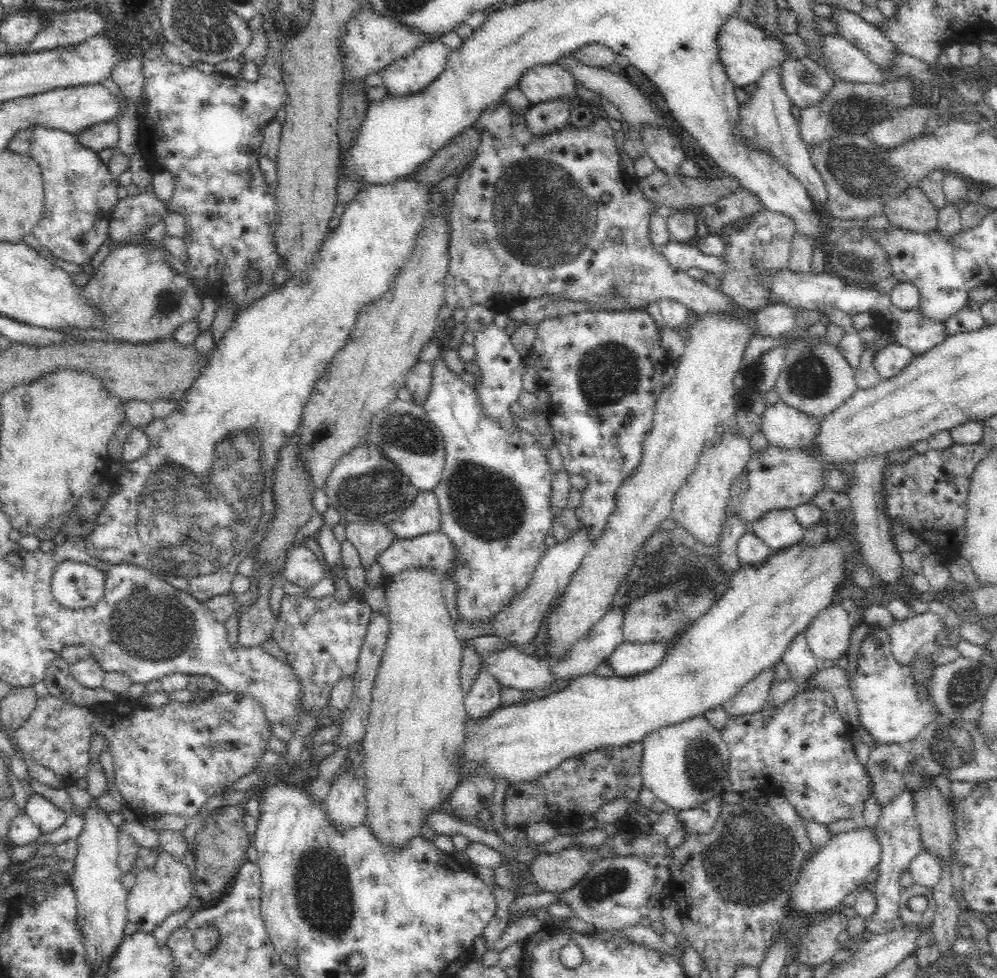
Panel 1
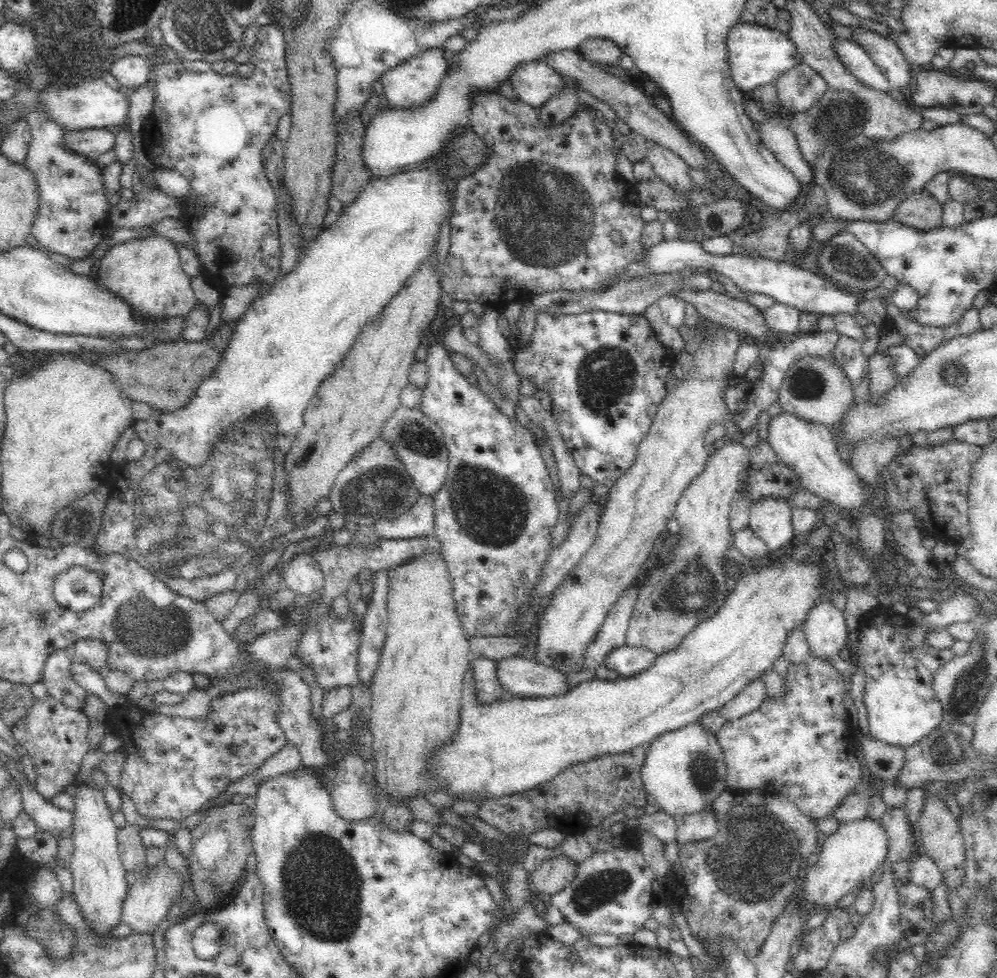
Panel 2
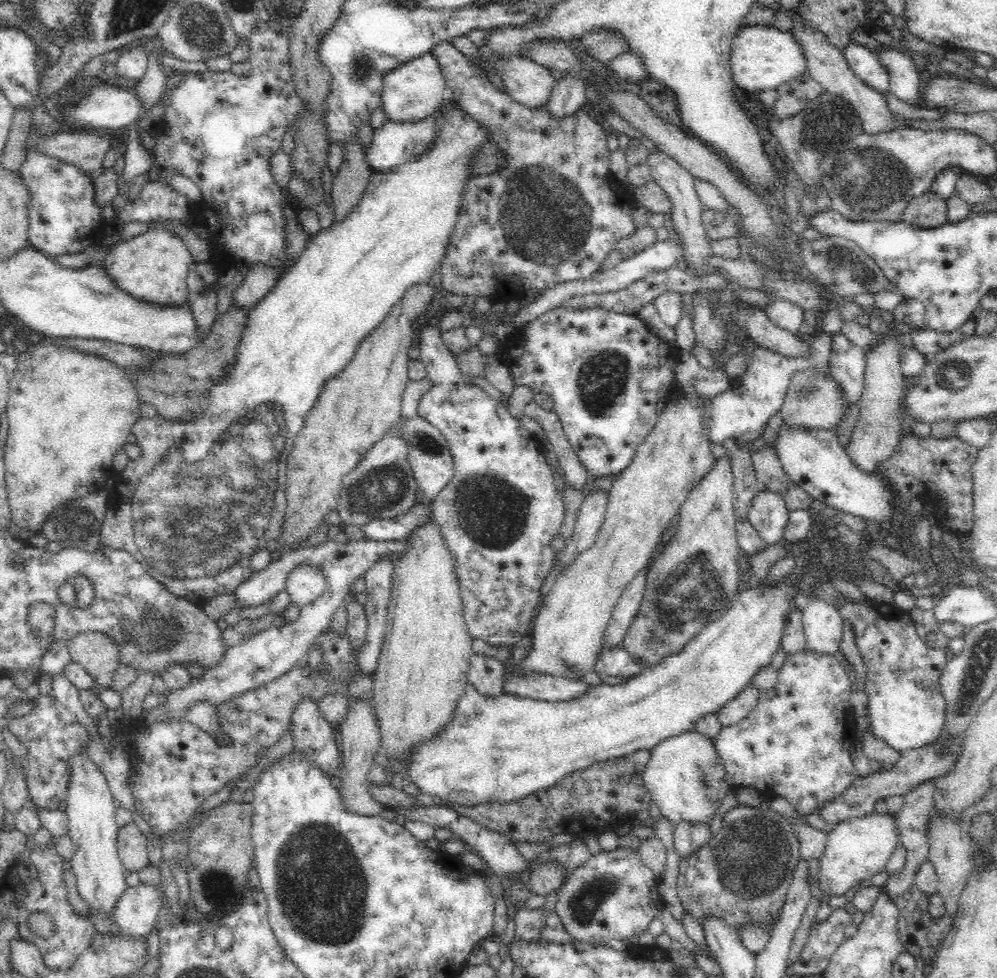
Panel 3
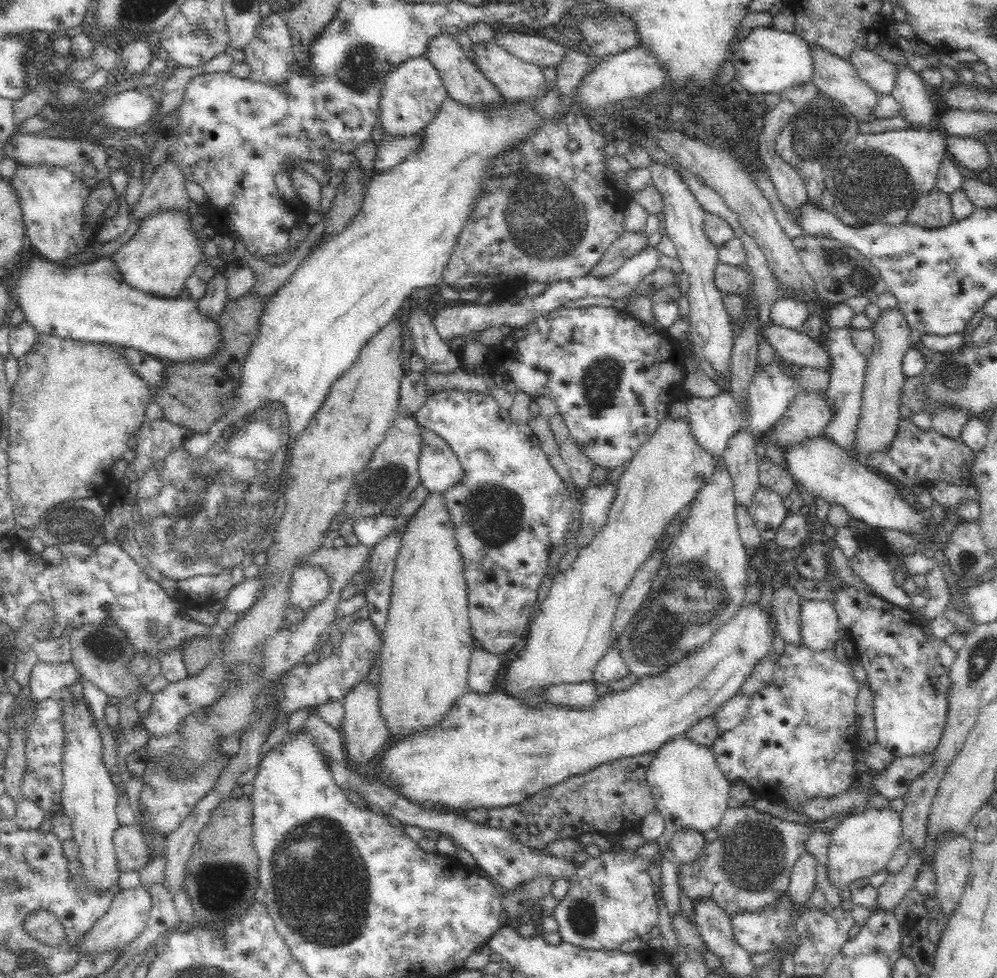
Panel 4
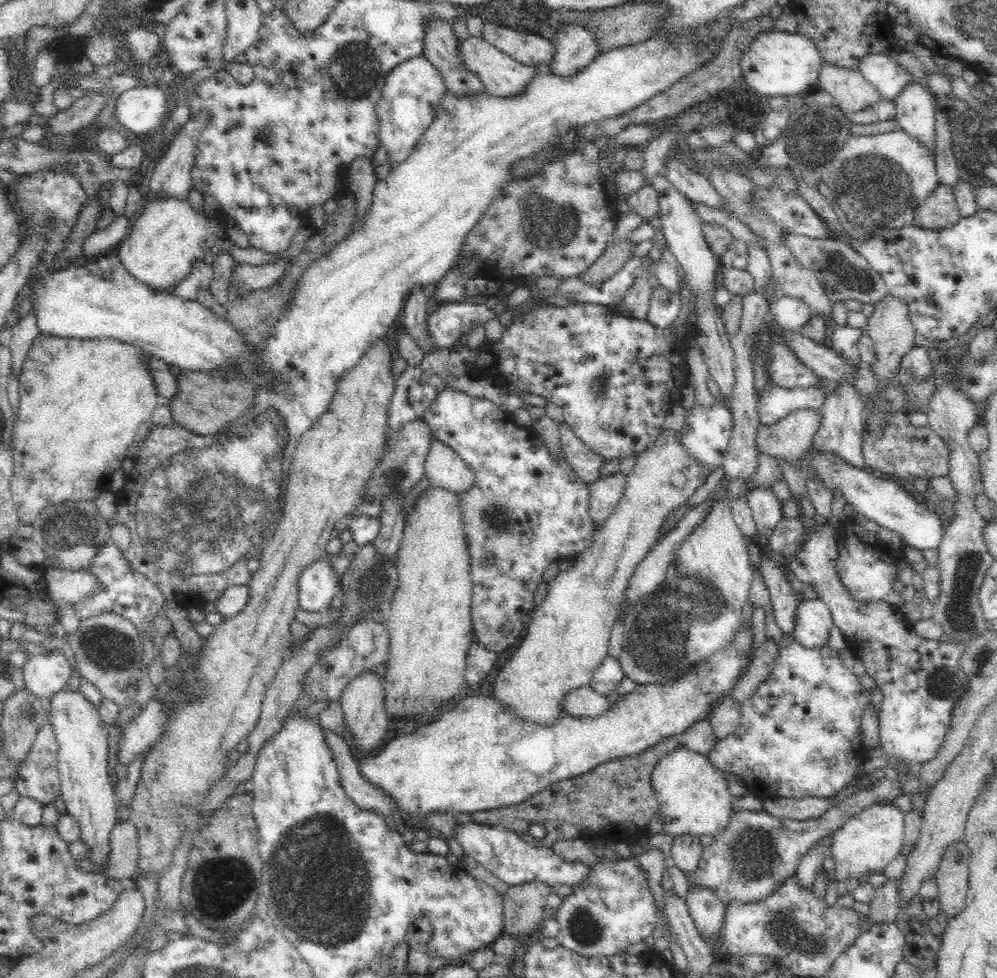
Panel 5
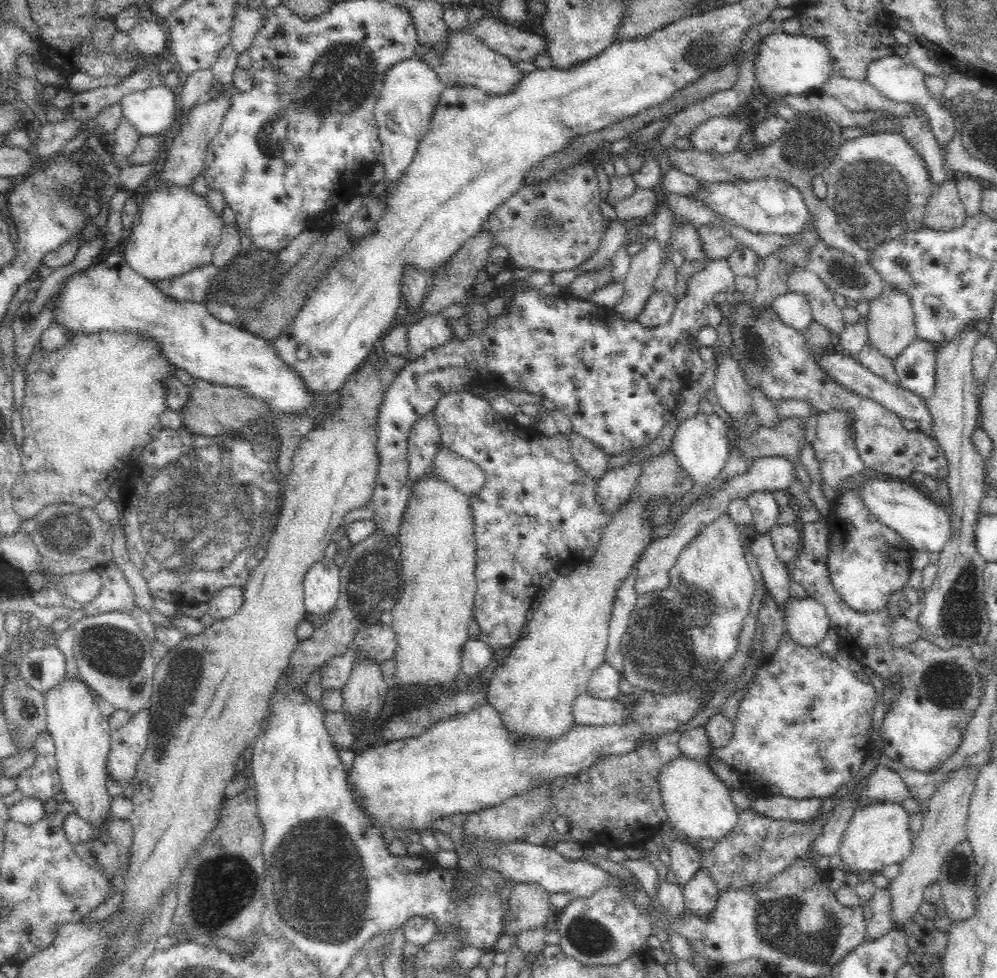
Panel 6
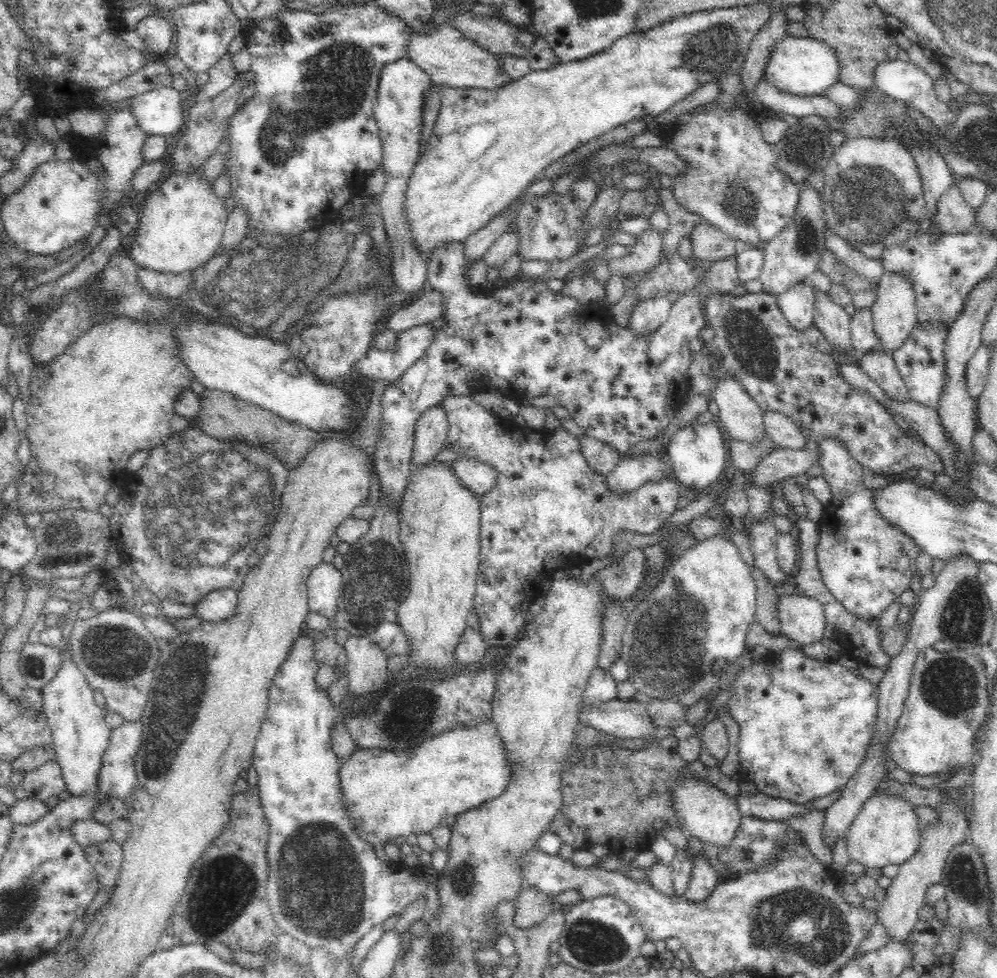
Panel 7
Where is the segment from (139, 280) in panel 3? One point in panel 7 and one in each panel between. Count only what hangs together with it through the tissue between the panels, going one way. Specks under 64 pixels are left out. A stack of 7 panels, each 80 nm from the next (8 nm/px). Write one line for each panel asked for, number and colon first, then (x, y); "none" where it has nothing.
4: (161, 255)
5: (168, 237)
6: (177, 230)
7: (182, 223)

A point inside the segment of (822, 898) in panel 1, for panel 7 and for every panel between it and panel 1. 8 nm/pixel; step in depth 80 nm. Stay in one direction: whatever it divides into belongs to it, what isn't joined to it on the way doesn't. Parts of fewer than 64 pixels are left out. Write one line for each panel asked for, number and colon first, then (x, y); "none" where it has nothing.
2: (859, 848)
3: (858, 848)
4: (862, 844)
5: (868, 842)
6: (878, 835)
7: (886, 831)

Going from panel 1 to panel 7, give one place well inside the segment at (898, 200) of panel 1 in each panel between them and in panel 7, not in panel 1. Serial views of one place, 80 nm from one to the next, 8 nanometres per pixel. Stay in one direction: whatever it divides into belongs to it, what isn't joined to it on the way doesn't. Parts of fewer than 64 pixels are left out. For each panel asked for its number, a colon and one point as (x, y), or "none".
2: (920, 210)
3: (929, 210)
4: (933, 210)
5: (939, 210)
6: (944, 210)
7: (954, 215)

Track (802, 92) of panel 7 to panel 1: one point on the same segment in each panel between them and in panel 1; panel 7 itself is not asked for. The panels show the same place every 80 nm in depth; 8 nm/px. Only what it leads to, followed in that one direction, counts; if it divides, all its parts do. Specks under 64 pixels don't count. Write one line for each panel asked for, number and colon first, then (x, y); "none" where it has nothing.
1: (746, 50)
2: (758, 55)
3: (763, 57)
4: (766, 60)
5: (776, 63)
6: (790, 64)

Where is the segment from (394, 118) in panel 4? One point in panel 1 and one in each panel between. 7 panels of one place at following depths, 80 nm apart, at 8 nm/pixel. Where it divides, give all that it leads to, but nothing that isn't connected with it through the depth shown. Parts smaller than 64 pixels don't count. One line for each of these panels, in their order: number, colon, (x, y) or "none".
1: (406, 75)
2: (415, 81)
3: (410, 92)

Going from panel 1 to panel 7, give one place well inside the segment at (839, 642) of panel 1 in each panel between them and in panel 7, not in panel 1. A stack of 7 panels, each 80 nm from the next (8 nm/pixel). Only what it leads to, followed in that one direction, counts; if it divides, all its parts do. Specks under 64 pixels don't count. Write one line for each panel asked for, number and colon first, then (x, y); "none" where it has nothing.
2: (825, 629)
3: (822, 625)
4: (818, 621)
5: (813, 620)
6: (806, 622)
7: (802, 619)

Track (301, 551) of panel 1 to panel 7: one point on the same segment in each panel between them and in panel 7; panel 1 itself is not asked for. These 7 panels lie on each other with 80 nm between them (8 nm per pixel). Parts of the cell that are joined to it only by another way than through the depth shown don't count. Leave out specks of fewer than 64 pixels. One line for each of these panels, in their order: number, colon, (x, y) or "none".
2: (302, 574)
3: (306, 583)
4: (310, 585)
5: (318, 583)
6: (322, 583)
7: (324, 585)

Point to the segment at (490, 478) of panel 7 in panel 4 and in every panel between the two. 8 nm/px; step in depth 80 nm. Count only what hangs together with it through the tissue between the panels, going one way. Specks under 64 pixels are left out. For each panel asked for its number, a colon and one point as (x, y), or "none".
4: (440, 469)
5: (444, 468)
6: (463, 474)

